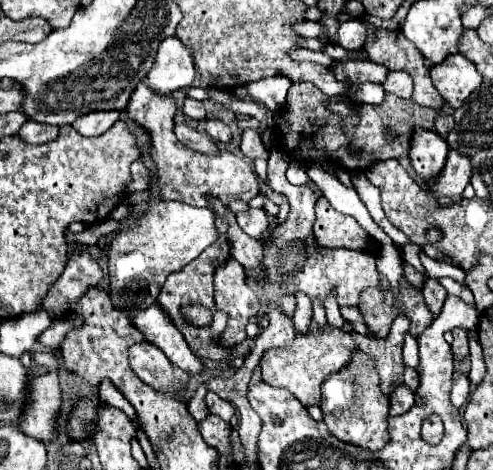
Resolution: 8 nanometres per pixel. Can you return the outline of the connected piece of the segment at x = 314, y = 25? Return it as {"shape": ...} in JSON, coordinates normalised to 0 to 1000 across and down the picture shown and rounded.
{"shape":[[[600,47],[600,51],[592,51],[592,64],[609,77],[625,77],[625,81],[645,81],[657,72],[653,51],[645,51],[645,47]]]}

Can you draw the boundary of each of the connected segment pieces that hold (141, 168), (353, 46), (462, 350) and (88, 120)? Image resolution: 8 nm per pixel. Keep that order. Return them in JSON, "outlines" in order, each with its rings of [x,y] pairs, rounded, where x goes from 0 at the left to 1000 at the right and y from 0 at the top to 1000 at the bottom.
{"outlines":[[[[276,340],[264,353],[264,370],[268,370],[268,383],[256,391],[256,409],[288,409],[304,396],[304,366],[296,362],[288,340]]],[[[710,38],[694,47],[686,60],[686,94],[702,106],[730,106],[742,81],[746,81],[746,55],[726,38]]],[[[925,698],[917,702],[921,728],[917,728],[917,753],[921,753],[921,770],[933,770],[949,757],[949,719],[945,719],[945,702]]],[[[239,234],[183,238],[183,243],[162,247],[158,255],[150,255],[150,272],[166,289],[207,289],[239,251],[243,251],[243,238]]]]}

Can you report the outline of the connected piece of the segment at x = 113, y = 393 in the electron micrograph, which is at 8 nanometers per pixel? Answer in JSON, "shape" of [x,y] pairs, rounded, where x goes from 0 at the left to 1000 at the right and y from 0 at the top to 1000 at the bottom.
{"shape":[[[211,809],[211,817],[203,821],[203,847],[207,847],[215,860],[223,860],[223,864],[243,868],[243,872],[247,872],[247,877],[256,877],[260,885],[272,885],[268,864],[264,864],[264,860],[256,860],[252,843],[247,843],[247,838],[239,838],[239,830],[235,830],[227,817],[219,817],[215,809]]]}

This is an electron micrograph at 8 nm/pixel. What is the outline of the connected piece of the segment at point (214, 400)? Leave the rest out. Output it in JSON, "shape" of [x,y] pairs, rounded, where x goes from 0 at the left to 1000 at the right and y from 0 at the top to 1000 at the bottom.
{"shape":[[[422,834],[422,838],[418,838],[418,860],[422,860],[426,877],[438,881],[438,885],[446,885],[454,898],[467,898],[467,889],[479,881],[479,868],[475,868],[467,855],[450,851],[450,847],[446,847],[442,838],[434,838],[434,834]]]}

